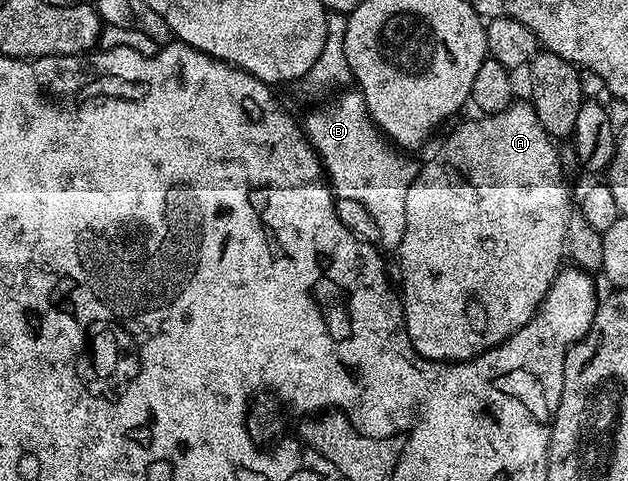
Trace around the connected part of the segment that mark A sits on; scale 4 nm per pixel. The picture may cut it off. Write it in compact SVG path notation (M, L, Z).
M525 100L512 101L511 105L505 107L503 110L496 109L493 114L488 118L479 118L476 122L467 122L464 126L459 126L447 139L443 142L443 147L428 160L424 166L418 167L413 184L409 188L409 196L405 196L405 236L401 240L397 257L399 257L399 278L403 281L403 290L401 286L401 301L403 303L403 322L407 326L407 335L416 350L422 358L428 358L431 362L468 362L471 358L476 358L478 354L483 354L487 350L492 350L495 346L501 345L503 341L509 336L513 336L513 332L517 332L522 328L526 322L534 316L538 310L540 303L543 302L543 297L549 292L549 288L553 284L553 280L559 275L561 267L565 262L565 247L567 245L567 225L573 215L571 209L571 194L567 191L567 182L563 179L563 166L559 163L559 154L555 151L556 143L553 141L552 136L547 133L547 130L542 126L541 120L538 119L537 112L535 111L532 103Z

